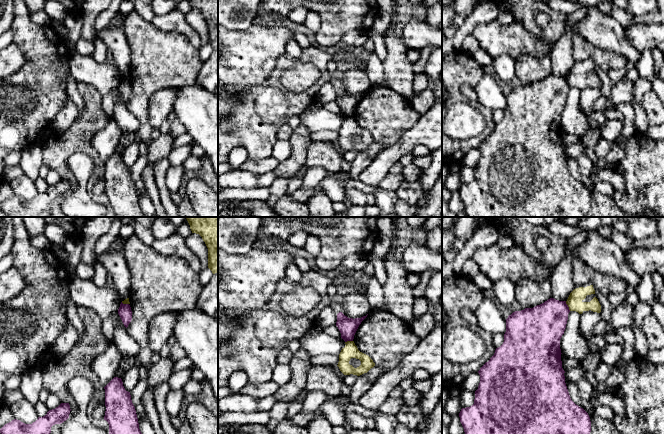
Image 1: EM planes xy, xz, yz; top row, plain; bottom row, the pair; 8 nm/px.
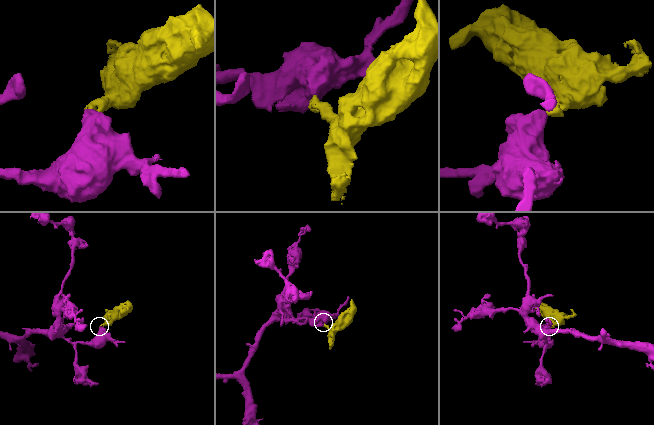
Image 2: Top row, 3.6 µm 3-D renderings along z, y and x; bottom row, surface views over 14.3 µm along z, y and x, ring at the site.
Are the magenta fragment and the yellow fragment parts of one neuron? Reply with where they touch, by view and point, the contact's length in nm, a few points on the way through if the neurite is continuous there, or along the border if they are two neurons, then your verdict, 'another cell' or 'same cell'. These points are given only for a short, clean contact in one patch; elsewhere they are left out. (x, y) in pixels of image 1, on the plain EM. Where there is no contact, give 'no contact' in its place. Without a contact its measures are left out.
yz (567, 82) | 90 nm | along yz (565, 77), (570, 86) | another cell

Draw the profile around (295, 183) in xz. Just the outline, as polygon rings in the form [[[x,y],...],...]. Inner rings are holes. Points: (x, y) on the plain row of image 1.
[[[307,170],[301,175],[294,175],[293,176],[293,178],[290,180],[290,182],[288,184],[288,188],[285,192],[286,195],[289,195],[292,192],[294,192],[295,190],[300,188],[302,181],[303,181],[303,177],[306,172],[307,172]]]

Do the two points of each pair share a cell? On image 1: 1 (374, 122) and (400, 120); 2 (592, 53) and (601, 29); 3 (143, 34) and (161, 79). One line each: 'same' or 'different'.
1: same
2: different
3: same

